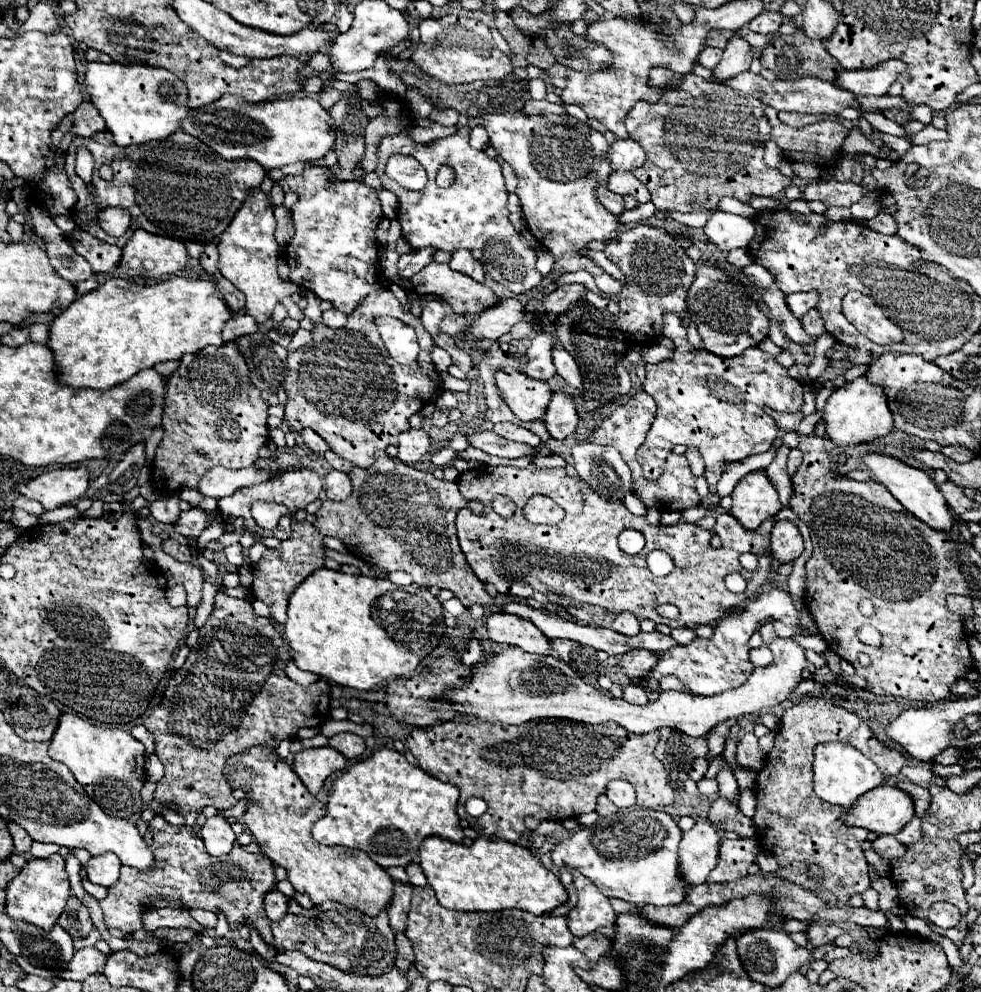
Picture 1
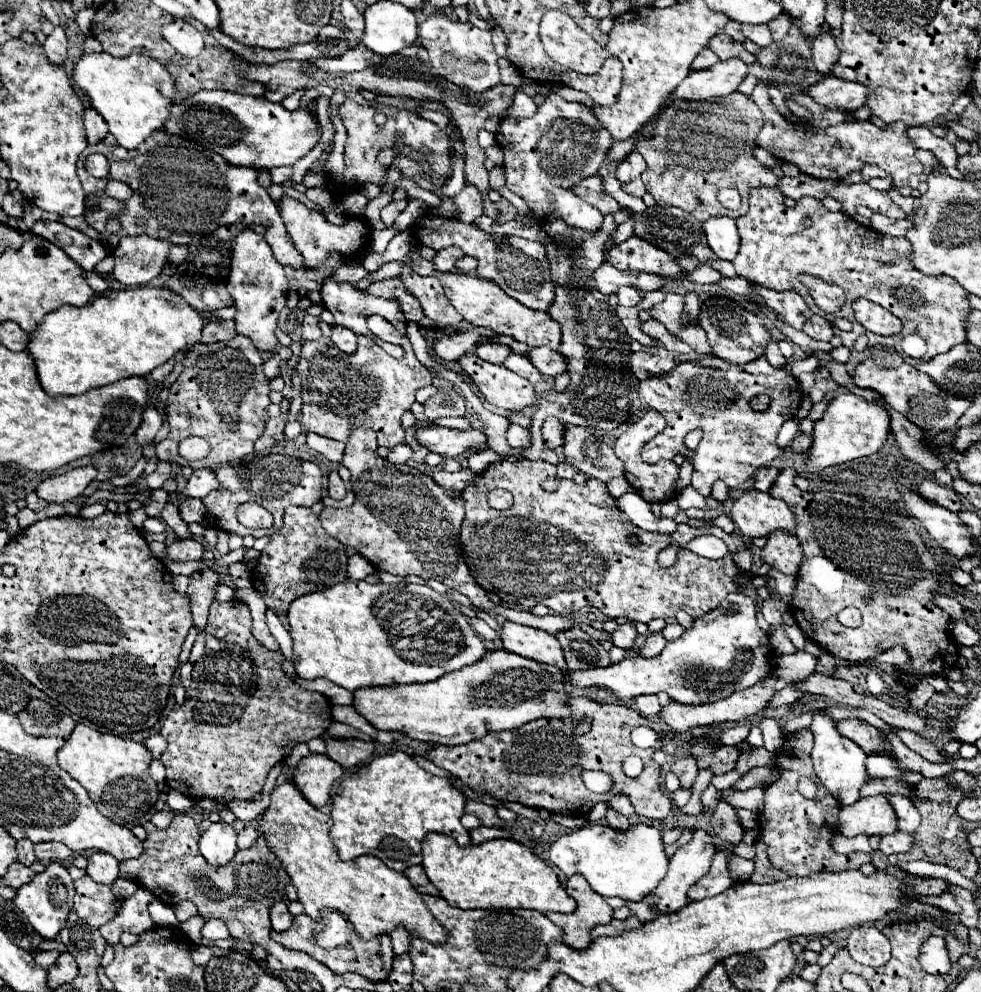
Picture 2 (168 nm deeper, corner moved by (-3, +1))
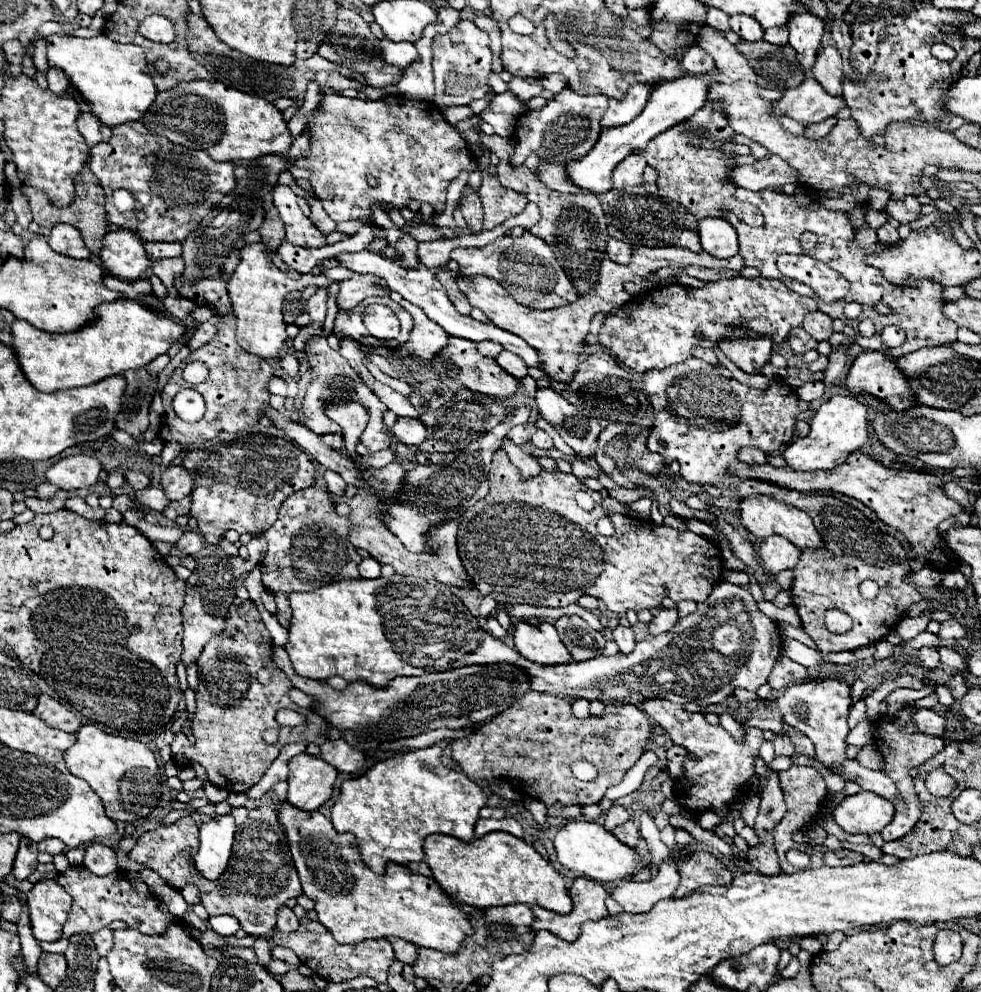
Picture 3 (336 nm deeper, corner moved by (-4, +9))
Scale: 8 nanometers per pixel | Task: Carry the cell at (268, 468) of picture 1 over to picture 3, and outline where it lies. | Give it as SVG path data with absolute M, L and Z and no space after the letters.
M169 466L161 474L161 490L169 500L181 500L193 490L193 474L183 466Z

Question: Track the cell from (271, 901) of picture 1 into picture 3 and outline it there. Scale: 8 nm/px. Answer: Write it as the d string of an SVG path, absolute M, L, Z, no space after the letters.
M281 906L277 914L277 930L289 934L289 932L295 932L297 928L299 928L299 918L295 916L295 912L287 906Z

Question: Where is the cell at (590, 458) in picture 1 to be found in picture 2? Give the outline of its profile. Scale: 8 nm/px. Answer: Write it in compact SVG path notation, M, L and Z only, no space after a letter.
M568 426L568 434L564 436L564 456L588 478L608 482L624 476L622 460L606 442L598 440L584 426Z

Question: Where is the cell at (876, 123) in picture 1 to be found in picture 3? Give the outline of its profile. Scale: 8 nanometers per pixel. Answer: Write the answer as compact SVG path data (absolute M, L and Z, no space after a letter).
M833 116L822 122L810 124L805 127L805 136L809 139L820 139L831 131L837 121L838 119Z

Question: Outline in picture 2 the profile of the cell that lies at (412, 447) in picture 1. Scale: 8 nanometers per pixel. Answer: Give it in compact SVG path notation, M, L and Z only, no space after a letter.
M398 444L388 454L388 462L392 462L392 464L404 464L410 458L412 458L412 448L408 444Z

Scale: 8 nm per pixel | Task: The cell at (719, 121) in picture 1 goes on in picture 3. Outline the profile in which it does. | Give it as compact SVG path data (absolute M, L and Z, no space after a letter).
M705 104L701 110L697 110L697 114L693 114L693 118L689 118L689 122L681 122L655 136L647 148L641 150L641 154L645 156L647 164L659 172L659 196L679 202L697 220L721 218L721 210L729 210L745 224L761 226L763 214L755 206L735 200L735 186L729 186L729 182L725 182L725 174L733 168L733 158L721 154L721 150L713 150L713 142L727 142L729 134L731 130L727 118L721 112L721 106Z

